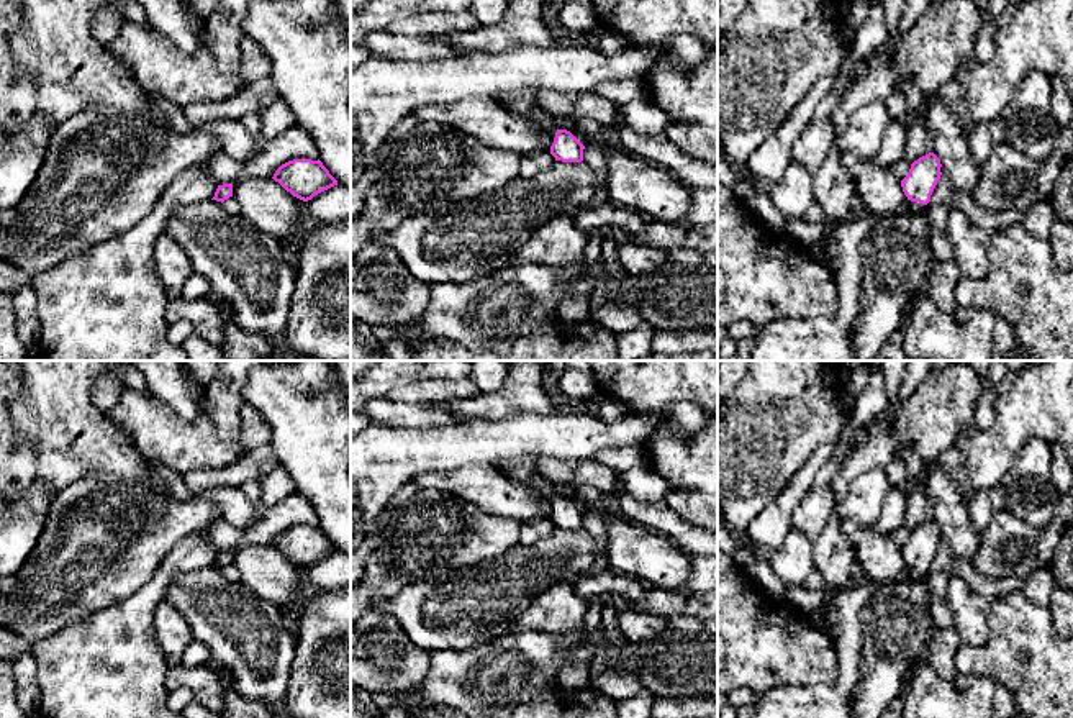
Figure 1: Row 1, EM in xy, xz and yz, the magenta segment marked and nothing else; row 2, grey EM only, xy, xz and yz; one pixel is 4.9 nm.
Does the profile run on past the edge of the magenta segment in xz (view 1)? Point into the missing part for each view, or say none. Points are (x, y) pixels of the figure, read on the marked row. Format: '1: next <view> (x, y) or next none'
1: next none

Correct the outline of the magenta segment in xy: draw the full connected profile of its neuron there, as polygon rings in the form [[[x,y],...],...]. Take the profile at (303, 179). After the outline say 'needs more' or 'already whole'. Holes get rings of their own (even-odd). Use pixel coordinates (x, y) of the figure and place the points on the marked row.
[[[293,159],[282,164],[274,177],[293,197],[308,202],[315,195],[337,185],[323,162],[311,159]]] | already whole

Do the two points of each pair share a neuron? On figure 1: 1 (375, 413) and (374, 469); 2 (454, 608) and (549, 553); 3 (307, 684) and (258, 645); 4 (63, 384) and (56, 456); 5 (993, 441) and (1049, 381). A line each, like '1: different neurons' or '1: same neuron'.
1: different neurons
2: same neuron
3: different neurons
4: same neuron
5: same neuron

